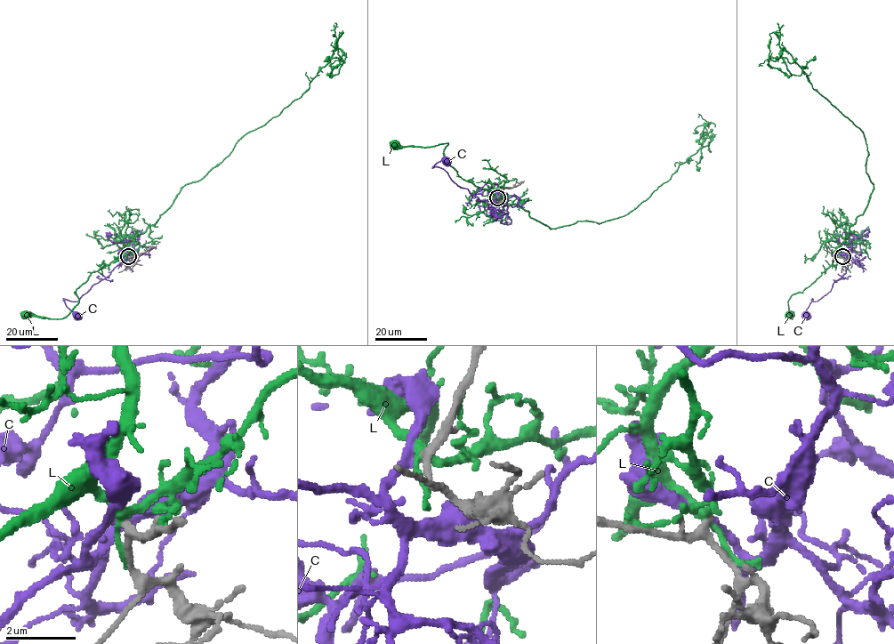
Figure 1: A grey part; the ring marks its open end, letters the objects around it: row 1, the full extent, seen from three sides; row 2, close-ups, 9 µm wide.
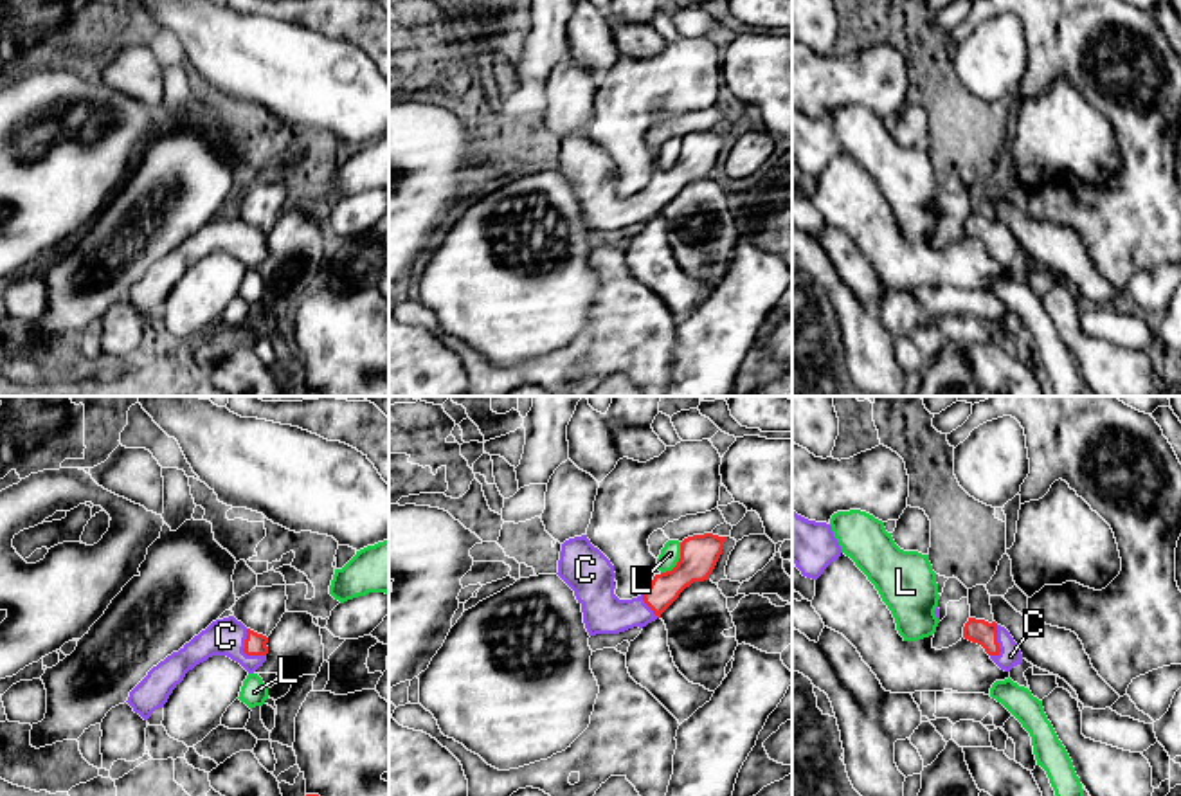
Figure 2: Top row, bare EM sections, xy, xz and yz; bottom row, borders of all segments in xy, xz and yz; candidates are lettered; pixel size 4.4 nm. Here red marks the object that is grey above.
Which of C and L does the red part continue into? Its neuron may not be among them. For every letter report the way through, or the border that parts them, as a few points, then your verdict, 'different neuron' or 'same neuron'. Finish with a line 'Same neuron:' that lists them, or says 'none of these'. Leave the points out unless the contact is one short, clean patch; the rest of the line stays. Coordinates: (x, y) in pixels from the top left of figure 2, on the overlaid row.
C: way xy (256, 643), (243, 651), (225, 636); same neuron
L: different neuron
Same neuron: C

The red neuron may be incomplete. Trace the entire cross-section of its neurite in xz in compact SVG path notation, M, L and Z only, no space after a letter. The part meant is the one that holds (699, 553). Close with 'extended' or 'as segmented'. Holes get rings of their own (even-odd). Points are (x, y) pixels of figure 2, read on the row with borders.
M713 533L684 538L677 565L655 574L650 587L632 600L614 594L614 565L587 535L562 544L556 574L574 591L589 636L619 634L655 621L686 587L709 580L724 542L726 537Z; extended

